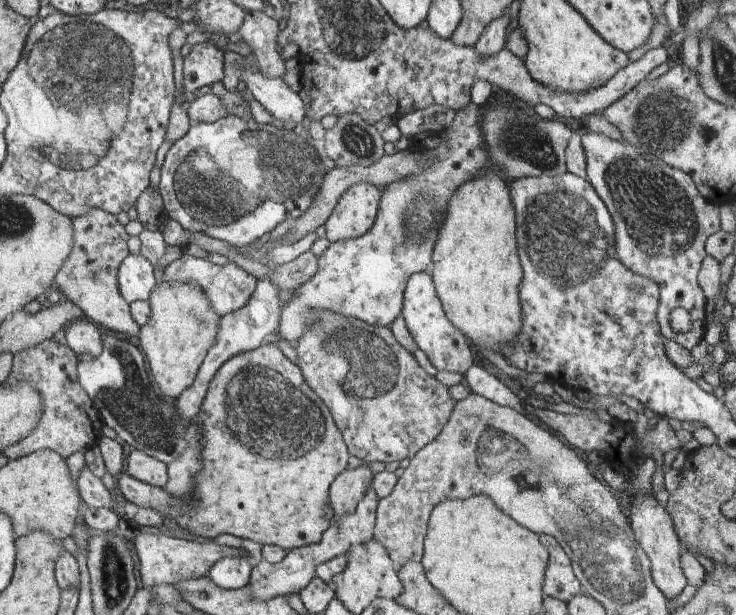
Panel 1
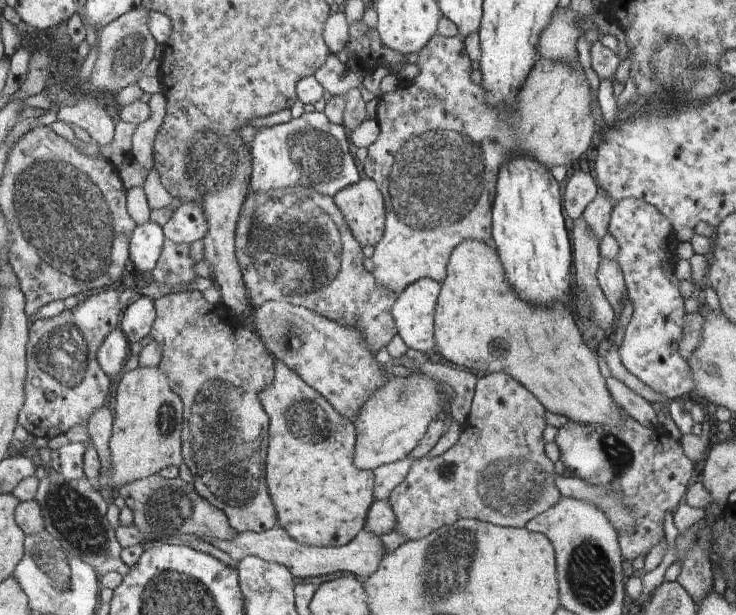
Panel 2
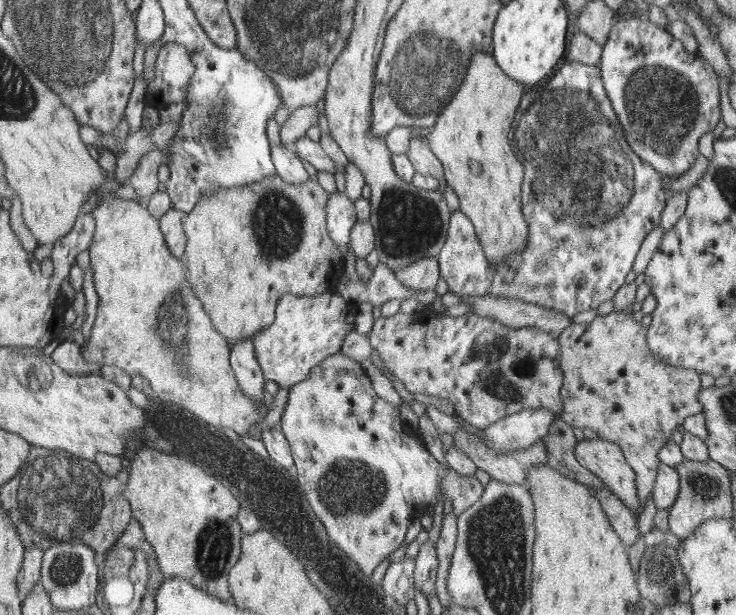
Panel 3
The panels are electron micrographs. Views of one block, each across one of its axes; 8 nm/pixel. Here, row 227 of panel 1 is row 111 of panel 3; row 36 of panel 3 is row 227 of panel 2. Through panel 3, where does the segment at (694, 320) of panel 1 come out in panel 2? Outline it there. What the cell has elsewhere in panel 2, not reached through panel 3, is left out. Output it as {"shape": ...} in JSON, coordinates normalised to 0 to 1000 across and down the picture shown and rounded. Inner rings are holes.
{"shape":[[[848,319],[838,327],[830,340],[829,356],[823,374],[838,395],[840,408],[837,428],[840,429],[848,463],[852,472],[852,488],[859,494],[859,512],[848,533],[845,558],[840,567],[844,592],[864,611],[874,624],[879,624],[885,634],[904,642],[908,649],[916,649],[925,642],[940,642],[943,621],[940,603],[935,589],[921,574],[921,559],[927,550],[933,524],[929,517],[929,485],[923,475],[921,459],[925,459],[923,441],[906,442],[906,428],[918,428],[927,436],[927,428],[917,418],[917,403],[909,402],[916,384],[910,356],[904,354],[889,335],[875,325],[863,320]]]}

